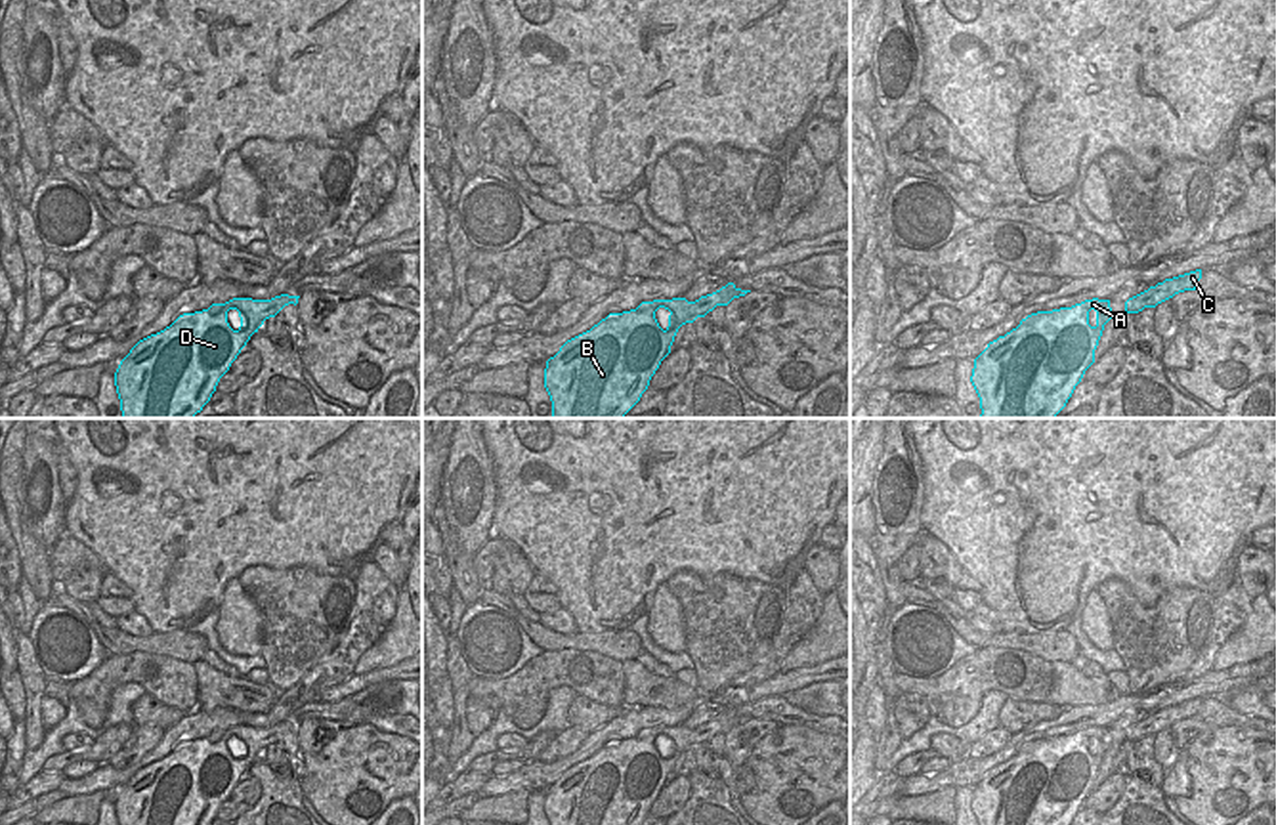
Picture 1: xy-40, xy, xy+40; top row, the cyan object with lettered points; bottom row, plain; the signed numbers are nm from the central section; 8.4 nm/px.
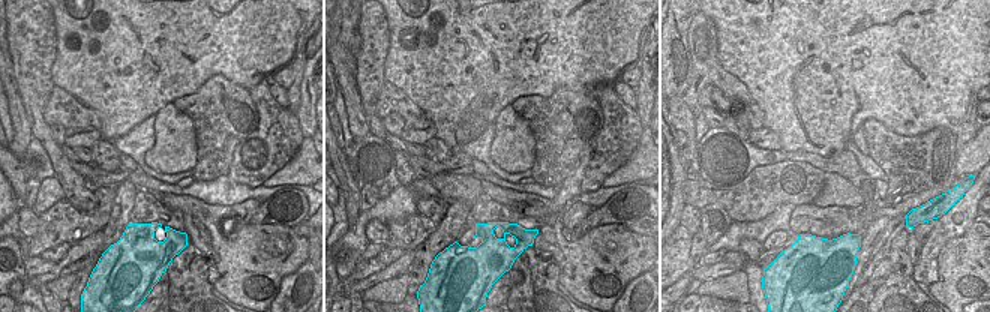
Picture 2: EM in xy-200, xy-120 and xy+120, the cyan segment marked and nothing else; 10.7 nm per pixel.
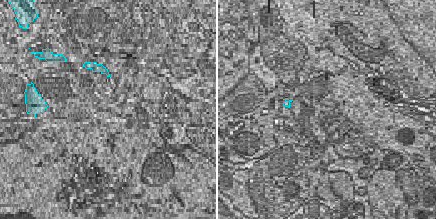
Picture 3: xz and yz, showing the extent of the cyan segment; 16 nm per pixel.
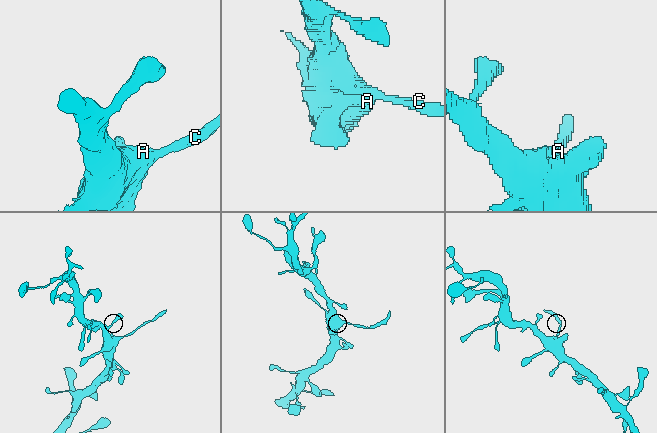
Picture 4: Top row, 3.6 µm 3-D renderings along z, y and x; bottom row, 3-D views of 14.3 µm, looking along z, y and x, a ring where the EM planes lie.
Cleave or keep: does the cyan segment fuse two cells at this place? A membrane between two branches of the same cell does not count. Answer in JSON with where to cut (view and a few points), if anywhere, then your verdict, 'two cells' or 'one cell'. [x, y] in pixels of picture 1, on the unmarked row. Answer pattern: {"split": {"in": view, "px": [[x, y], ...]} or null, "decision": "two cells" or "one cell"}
{"split": {"in": "xy+40", "px": [[1145, 719], [1143, 734]]}, "decision": "two cells"}

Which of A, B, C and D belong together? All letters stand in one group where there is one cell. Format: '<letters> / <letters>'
A B D / C

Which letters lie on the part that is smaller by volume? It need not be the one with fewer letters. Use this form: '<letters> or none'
C

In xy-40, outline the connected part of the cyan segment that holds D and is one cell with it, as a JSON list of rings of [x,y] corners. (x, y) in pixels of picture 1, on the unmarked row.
[[[288,722],[233,726],[180,743],[120,789],[115,800],[118,825],[212,825],[250,764],[288,728]]]

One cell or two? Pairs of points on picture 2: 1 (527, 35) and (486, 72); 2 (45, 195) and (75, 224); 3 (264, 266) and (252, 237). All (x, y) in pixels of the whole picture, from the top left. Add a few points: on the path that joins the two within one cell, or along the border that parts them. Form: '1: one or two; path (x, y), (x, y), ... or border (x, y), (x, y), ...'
1: one; path (516, 42), (497, 62)
2: two; border (63, 197), (39, 215)
3: one; path (258, 258), (255, 245)

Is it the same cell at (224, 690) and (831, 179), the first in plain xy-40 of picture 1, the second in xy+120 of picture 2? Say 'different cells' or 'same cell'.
same cell

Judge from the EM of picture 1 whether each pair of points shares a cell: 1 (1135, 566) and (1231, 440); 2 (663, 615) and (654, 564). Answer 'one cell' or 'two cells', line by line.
1: one cell
2: two cells

